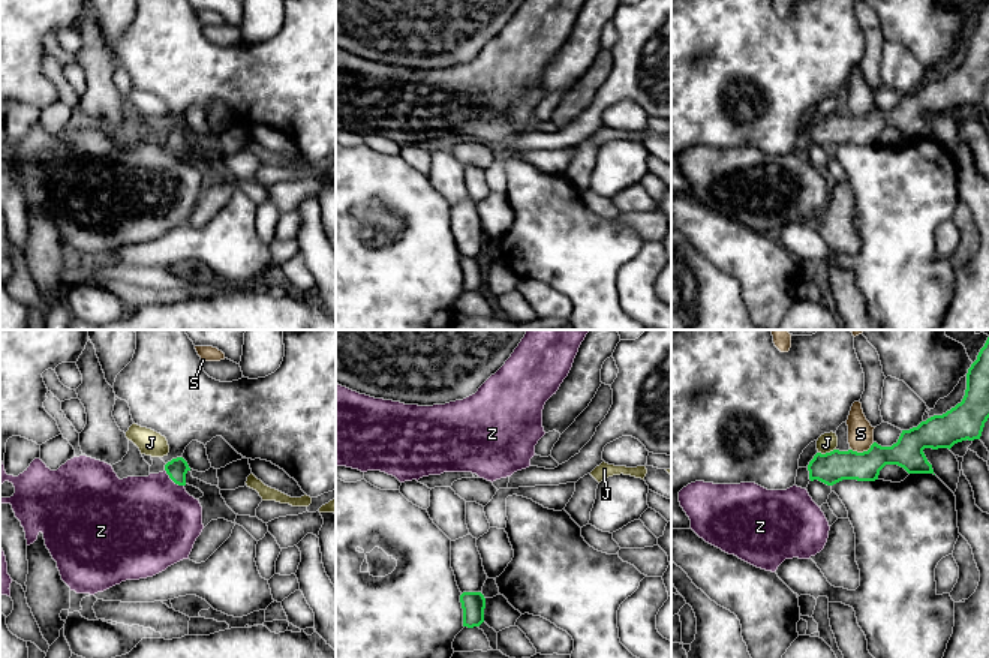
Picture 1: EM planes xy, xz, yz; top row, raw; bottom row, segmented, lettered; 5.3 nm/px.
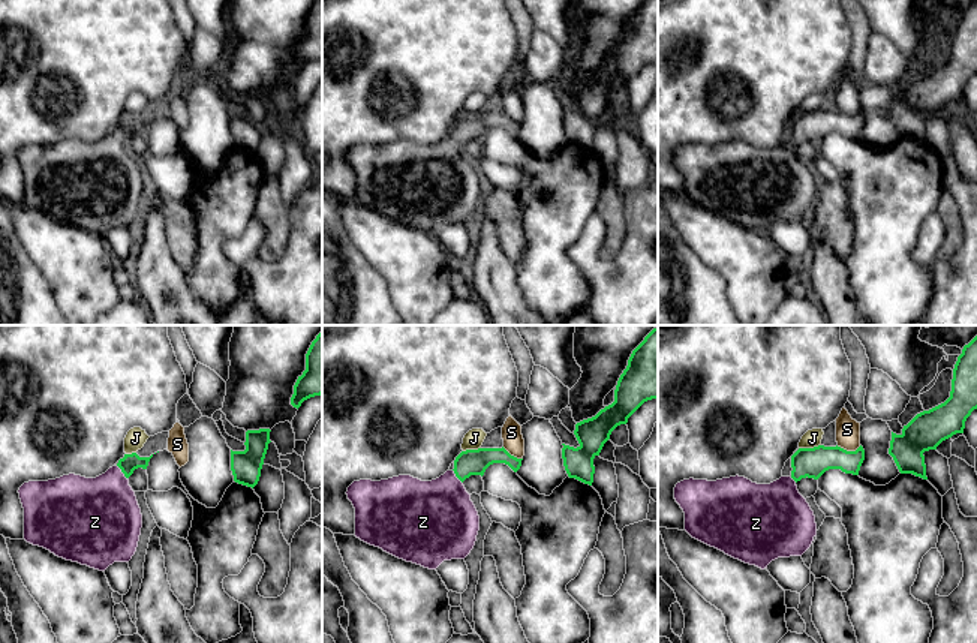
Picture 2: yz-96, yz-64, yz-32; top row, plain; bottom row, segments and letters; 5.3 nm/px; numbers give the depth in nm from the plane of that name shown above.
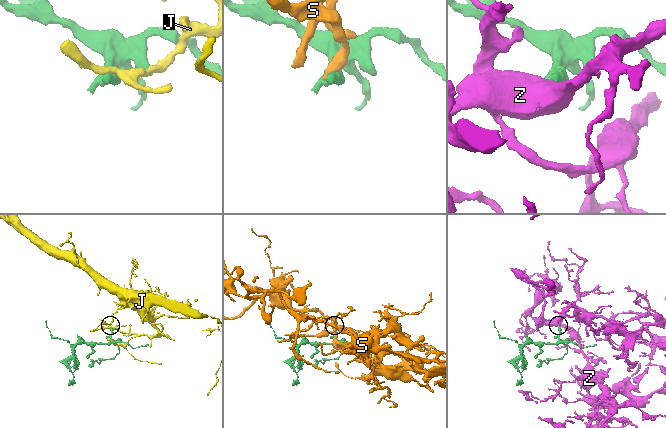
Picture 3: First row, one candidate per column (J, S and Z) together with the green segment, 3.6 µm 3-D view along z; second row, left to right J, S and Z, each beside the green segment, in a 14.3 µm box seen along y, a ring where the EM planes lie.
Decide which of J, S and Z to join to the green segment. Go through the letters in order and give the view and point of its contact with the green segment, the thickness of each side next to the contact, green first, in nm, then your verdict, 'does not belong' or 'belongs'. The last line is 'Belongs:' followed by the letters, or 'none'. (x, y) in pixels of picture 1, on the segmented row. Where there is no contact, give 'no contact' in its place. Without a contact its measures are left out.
J: contact yz (826, 453); calibres 170 and 100 nm; does not belong
S: contact yz (863, 451); calibres 170 and 140 nm; does not belong
Z: contact xy (173, 480); calibres 110 and 480 nm; belongs
Belongs: Z

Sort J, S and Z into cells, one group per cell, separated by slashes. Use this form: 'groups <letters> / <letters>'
groups J / S / Z

